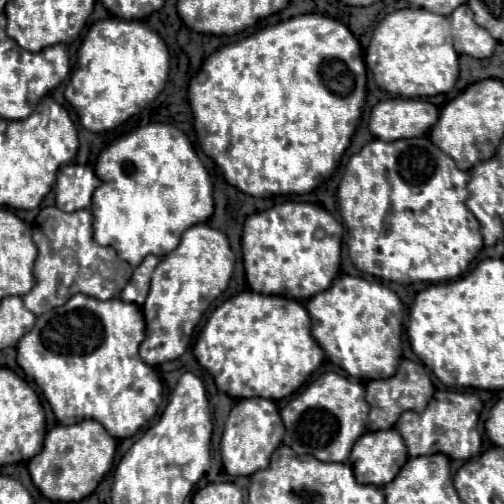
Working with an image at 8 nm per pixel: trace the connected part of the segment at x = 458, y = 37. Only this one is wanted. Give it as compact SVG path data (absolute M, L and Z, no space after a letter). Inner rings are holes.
M461 4L449 20L455 36L457 54L467 54L473 58L489 58L493 54L497 40L485 28L475 24L473 12L467 4Z

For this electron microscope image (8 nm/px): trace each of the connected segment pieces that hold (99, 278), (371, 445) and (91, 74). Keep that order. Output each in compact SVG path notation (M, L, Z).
M57 206L43 208L35 218L33 240L39 250L35 260L35 286L23 296L25 306L41 316L49 308L63 306L73 294L85 294L99 300L119 296L129 282L133 268L115 256L113 248L103 248L93 240L93 216L89 210L63 212Z
M393 428L367 432L355 442L349 462L357 482L385 486L407 462L407 446Z
M105 18L89 28L77 52L77 66L73 68L71 80L67 84L67 102L75 108L81 124L87 130L105 132L123 124L127 118L139 114L147 104L151 104L157 98L157 94L165 88L167 74L169 74L169 52L157 32L153 32L147 24L137 20Z

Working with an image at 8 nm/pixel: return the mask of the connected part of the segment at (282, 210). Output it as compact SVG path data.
M285 202L249 216L241 238L249 288L297 300L327 290L339 272L341 234L341 224L323 206L309 202Z

